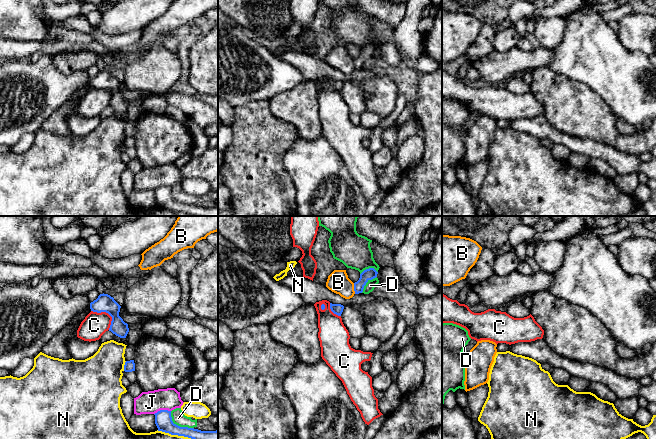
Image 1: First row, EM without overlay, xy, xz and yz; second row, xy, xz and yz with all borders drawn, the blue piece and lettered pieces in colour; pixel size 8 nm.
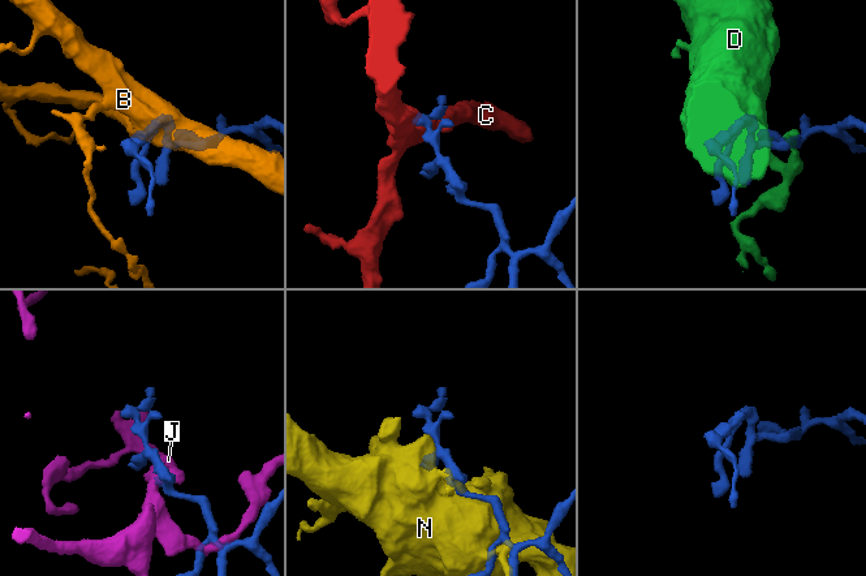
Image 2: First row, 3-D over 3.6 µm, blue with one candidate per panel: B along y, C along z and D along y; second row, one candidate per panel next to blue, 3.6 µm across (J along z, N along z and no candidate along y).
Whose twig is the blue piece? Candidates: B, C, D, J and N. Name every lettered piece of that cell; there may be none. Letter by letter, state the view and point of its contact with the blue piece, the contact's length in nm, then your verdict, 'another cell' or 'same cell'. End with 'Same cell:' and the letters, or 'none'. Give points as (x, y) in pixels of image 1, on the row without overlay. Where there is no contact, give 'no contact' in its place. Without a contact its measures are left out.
B: xz (354, 64) | 90 nm | another cell
C: xy (107, 88) | 220 nm | another cell
D: xy (177, 201) | 240 nm | another cell
J: xy (162, 186) | 140 nm | another cell
N: xy (124, 142) | 80 nm | another cell
Same cell: none

